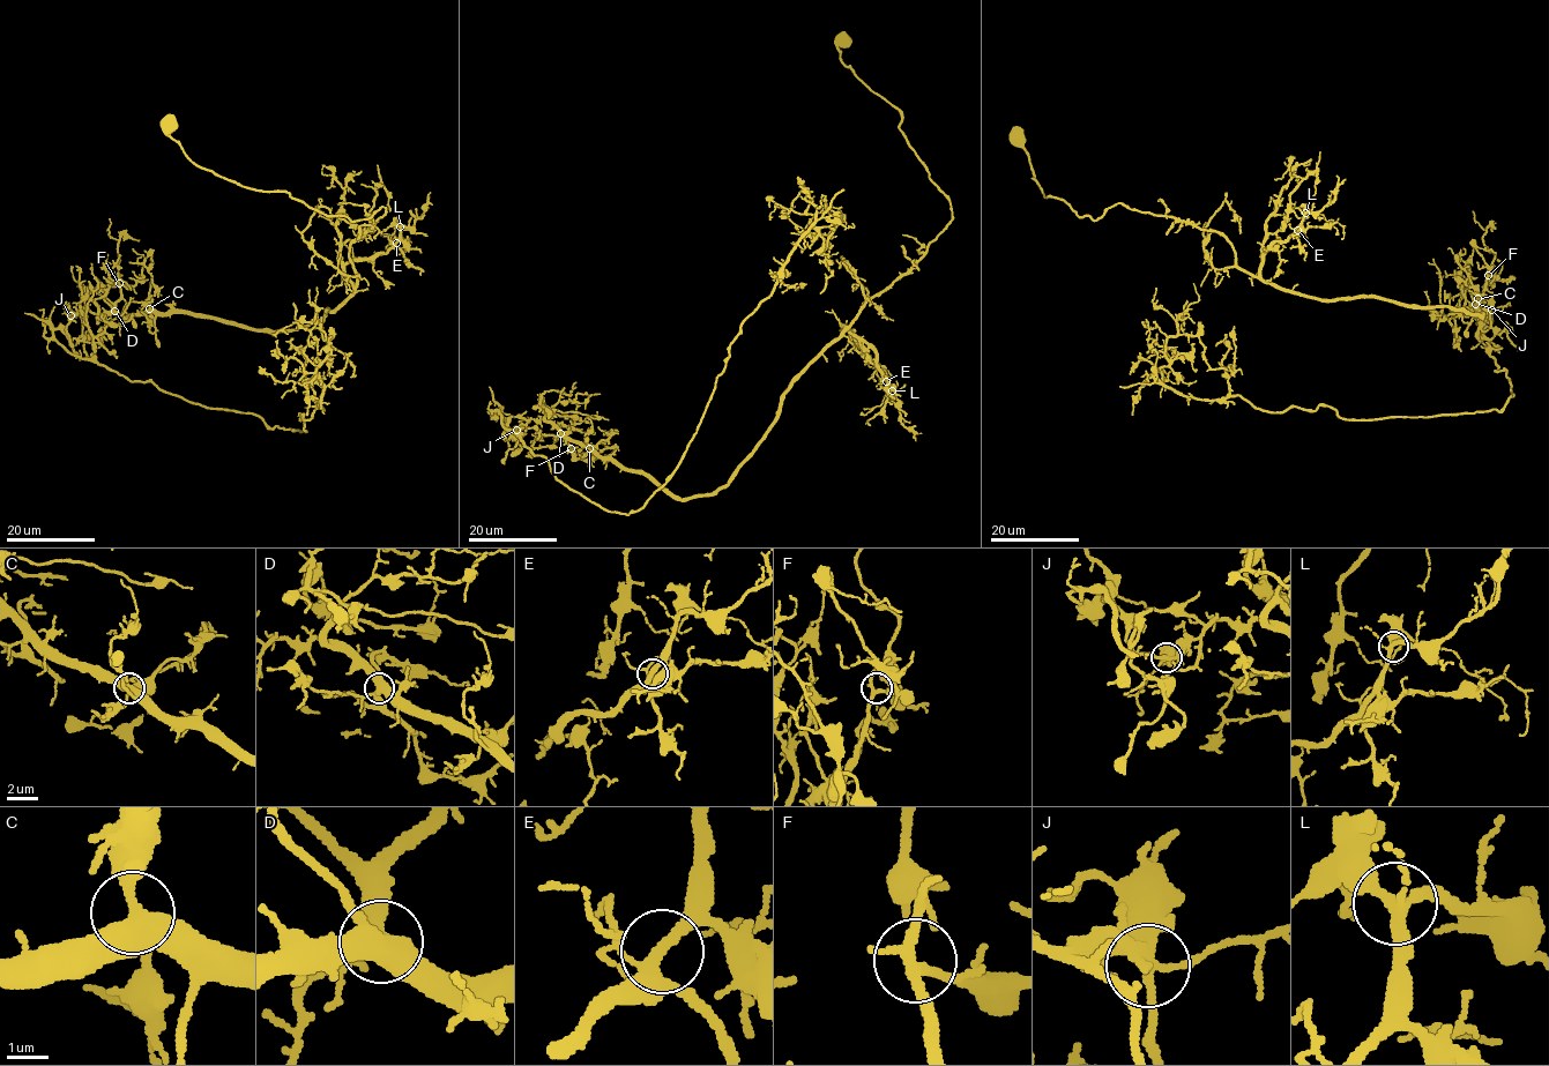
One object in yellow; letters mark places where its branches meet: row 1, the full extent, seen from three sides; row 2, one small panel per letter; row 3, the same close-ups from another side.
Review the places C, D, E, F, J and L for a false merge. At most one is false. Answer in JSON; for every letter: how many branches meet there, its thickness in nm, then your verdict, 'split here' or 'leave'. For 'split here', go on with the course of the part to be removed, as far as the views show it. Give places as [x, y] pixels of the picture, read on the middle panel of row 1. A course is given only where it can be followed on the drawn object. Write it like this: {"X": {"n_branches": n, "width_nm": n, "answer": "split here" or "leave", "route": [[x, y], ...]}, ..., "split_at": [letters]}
{"C": {"n_branches": 4, "width_nm": 400, "answer": "leave"}, "D": {"n_branches": 5, "width_nm": 480, "answer": "leave"}, "E": {"n_branches": 4, "width_nm": 280, "answer": "leave"}, "F": {"n_branches": 4, "width_nm": 240, "answer": "leave"}, "J": {"n_branches": 5, "width_nm": 280, "answer": "split here", "route": [[516, 430], [497, 411], [570, 489], [638, 511], [814, 214], [834, 229], [820, 293]]}, "L": {"n_branches": 4, "width_nm": 280, "answer": "leave"}, "split_at": ["J"]}

